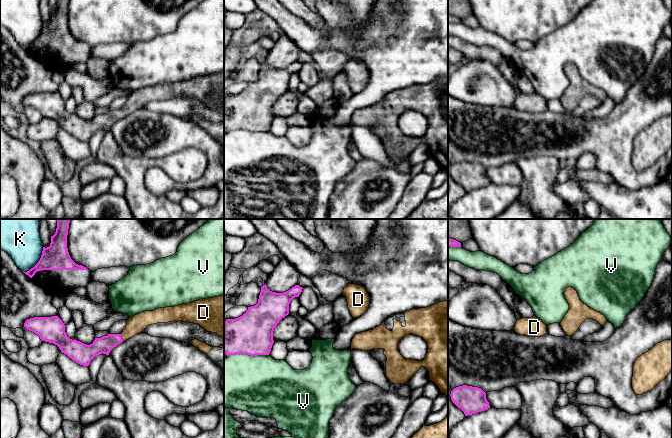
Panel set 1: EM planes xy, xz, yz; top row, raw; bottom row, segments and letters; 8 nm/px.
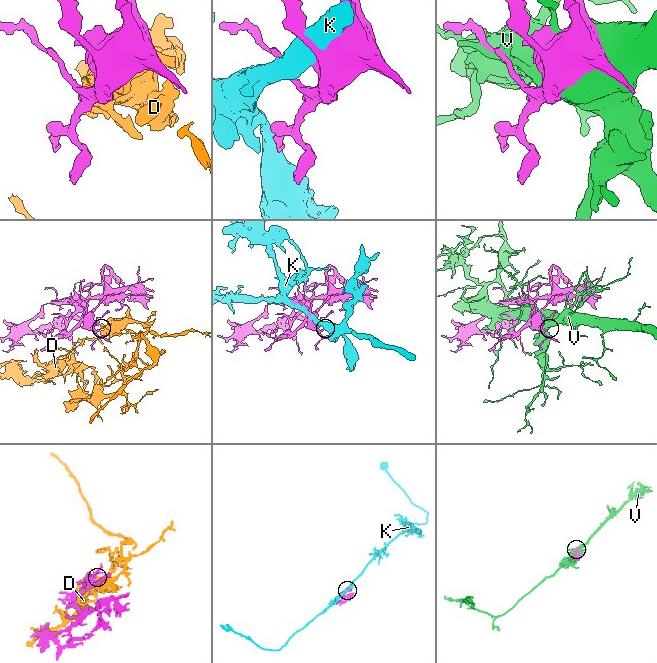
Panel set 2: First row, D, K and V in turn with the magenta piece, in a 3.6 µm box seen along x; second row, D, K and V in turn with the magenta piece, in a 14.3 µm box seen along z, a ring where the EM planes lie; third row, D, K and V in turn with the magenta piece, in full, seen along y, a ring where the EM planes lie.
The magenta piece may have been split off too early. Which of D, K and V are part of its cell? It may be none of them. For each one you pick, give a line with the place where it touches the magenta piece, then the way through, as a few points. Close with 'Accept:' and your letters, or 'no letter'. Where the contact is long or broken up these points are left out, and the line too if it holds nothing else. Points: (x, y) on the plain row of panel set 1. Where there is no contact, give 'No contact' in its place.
D: Touches magenta at xy (121, 113). Path across: xy (105, 120), (121, 113), (136, 100)
Accept: D

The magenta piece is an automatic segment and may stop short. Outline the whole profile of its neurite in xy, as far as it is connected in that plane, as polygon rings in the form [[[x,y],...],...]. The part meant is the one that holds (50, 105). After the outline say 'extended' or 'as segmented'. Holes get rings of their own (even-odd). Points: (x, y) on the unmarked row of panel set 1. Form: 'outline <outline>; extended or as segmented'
outline [[[224,71],[141,88],[127,96],[126,104],[121,110],[95,114],[90,121],[70,115],[58,92],[30,94],[25,97],[24,103],[37,110],[42,117],[57,121],[62,129],[76,139],[89,142],[95,132],[102,129],[109,131],[114,123],[144,108],[147,102],[174,97],[198,100],[207,108],[224,113]]]; extended

